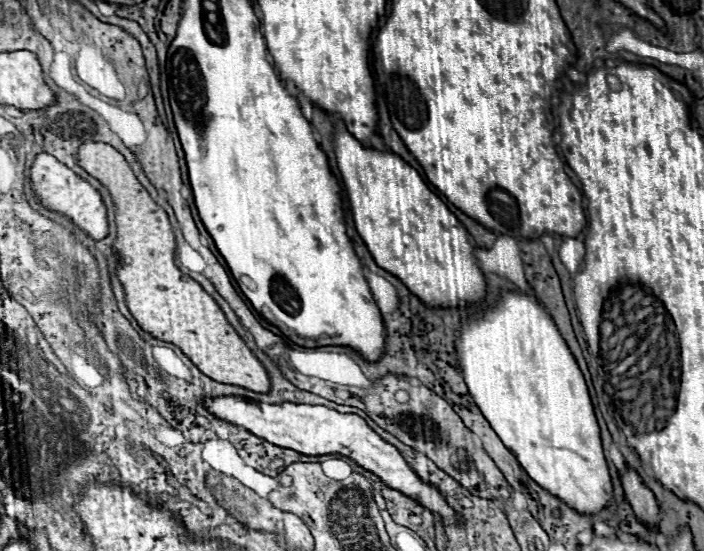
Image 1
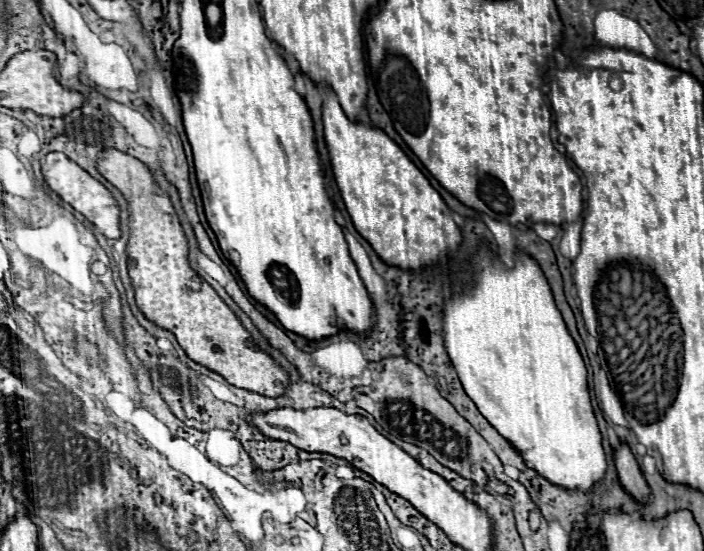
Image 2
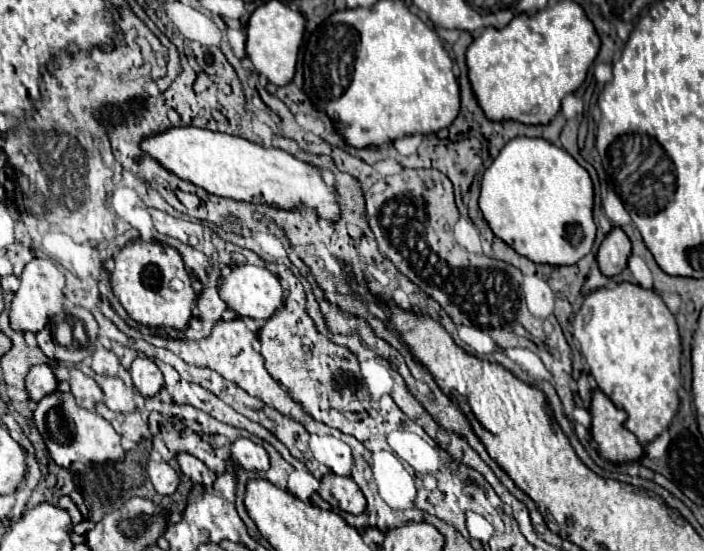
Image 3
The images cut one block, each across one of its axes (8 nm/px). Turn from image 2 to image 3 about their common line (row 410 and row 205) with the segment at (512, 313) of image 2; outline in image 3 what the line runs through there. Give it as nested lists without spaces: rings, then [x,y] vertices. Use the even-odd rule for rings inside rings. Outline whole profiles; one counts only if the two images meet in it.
[[[516,136],[500,150],[498,158],[482,176],[480,208],[498,238],[538,264],[576,264],[590,252],[596,238],[596,224],[592,218],[594,186],[588,170],[582,168],[564,148],[544,138]]]

